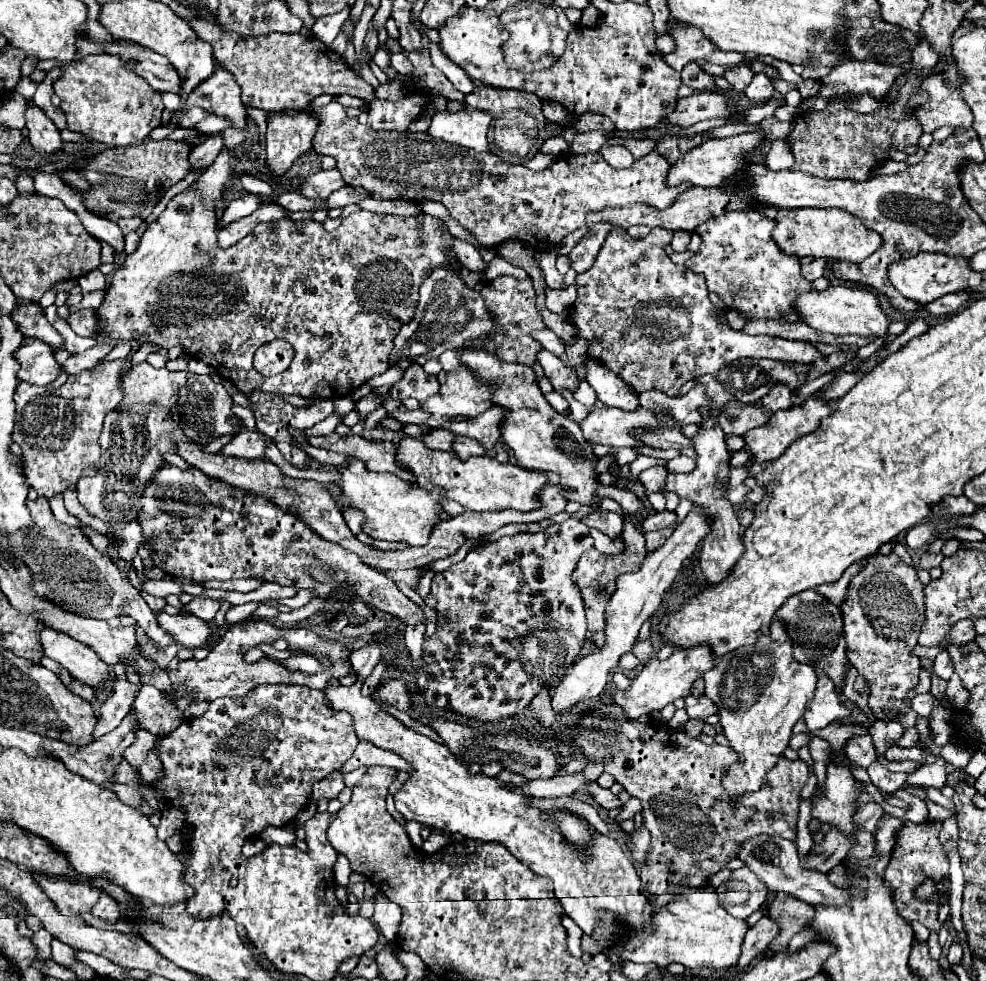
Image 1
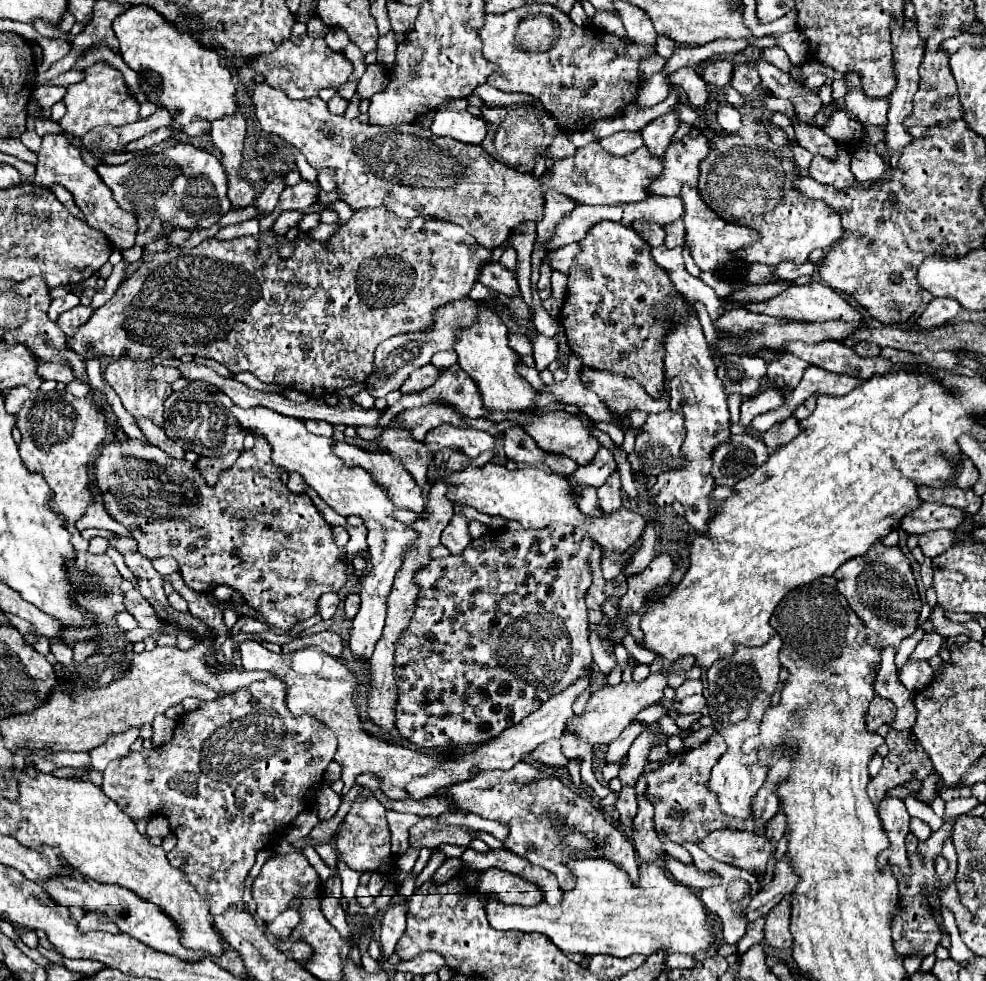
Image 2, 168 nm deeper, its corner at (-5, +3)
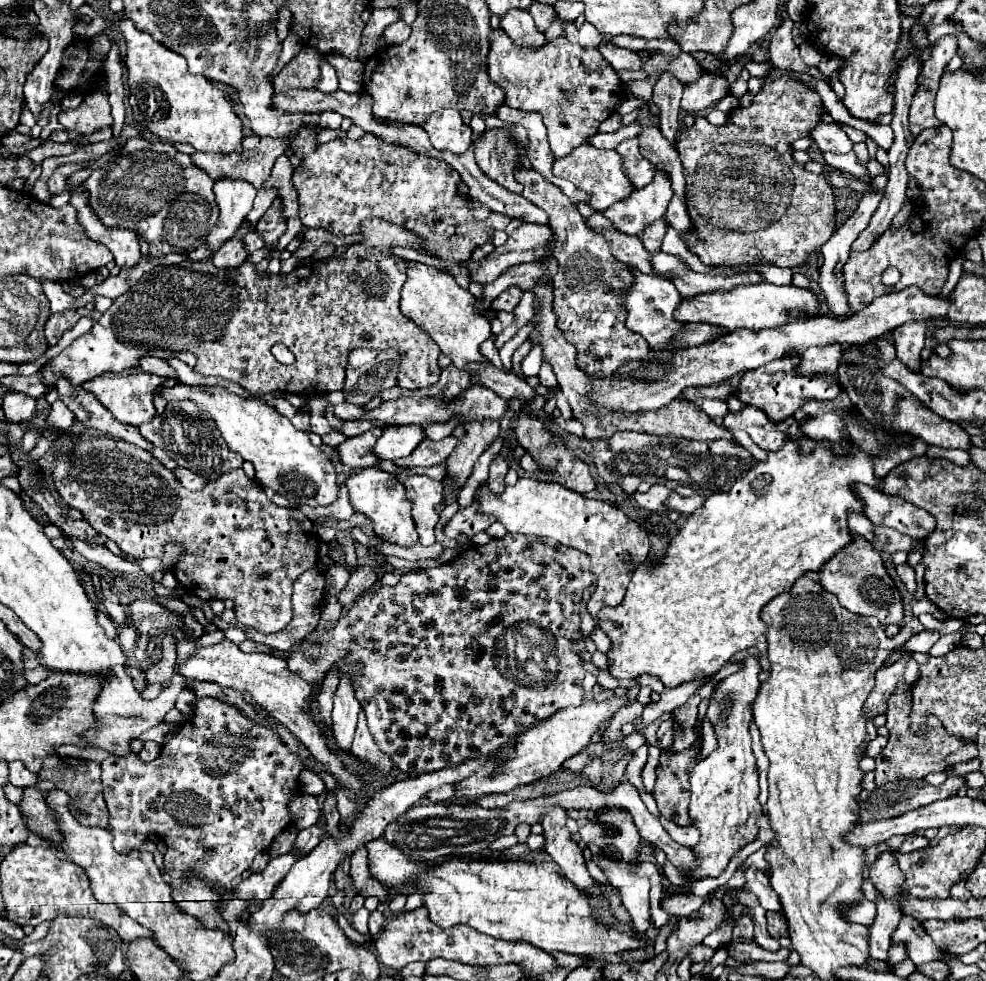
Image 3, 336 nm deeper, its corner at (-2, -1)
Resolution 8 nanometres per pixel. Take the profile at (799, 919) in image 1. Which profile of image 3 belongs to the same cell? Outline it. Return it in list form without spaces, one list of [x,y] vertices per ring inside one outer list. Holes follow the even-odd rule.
[[[767,913],[767,931],[769,931],[769,935],[773,939],[777,939],[781,943],[781,947],[791,949],[789,933],[787,933],[787,923],[785,923],[781,913]]]

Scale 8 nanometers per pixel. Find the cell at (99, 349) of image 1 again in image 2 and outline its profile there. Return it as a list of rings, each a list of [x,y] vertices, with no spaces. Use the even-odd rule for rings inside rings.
[[[42,363],[40,375],[44,375],[44,379],[54,379],[54,381],[62,381],[62,383],[74,381],[72,367],[64,365],[64,363]]]

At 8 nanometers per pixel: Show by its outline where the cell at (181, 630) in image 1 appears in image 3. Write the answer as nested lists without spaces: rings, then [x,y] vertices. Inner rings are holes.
[[[101,587],[101,595],[103,595],[103,607],[105,607],[105,611],[111,615],[113,623],[115,623],[117,627],[125,625],[127,613],[125,613],[125,605],[119,601],[117,593],[111,591],[111,589],[107,589],[107,587]]]

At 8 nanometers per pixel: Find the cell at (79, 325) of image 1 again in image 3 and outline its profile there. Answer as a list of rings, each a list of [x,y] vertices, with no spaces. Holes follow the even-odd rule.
[[[67,309],[63,313],[57,313],[57,315],[51,315],[49,321],[45,323],[45,339],[47,339],[47,345],[49,347],[55,347],[55,341],[65,333],[69,331],[77,321],[79,321],[79,313],[75,309]]]

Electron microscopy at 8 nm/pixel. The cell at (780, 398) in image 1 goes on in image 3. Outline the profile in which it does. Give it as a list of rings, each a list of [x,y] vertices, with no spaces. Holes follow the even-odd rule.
[[[833,343],[829,347],[809,347],[803,353],[803,359],[799,363],[797,371],[807,371],[807,373],[835,373],[839,367],[839,361],[843,357],[843,347]]]

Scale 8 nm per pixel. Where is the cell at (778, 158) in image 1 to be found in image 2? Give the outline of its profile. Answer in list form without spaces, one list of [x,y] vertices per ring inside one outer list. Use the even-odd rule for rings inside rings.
[[[788,141],[792,153],[794,153],[794,161],[796,161],[796,167],[802,171],[802,169],[808,169],[808,163],[812,159],[812,153],[808,149],[804,149],[800,143],[794,143],[794,141]]]

